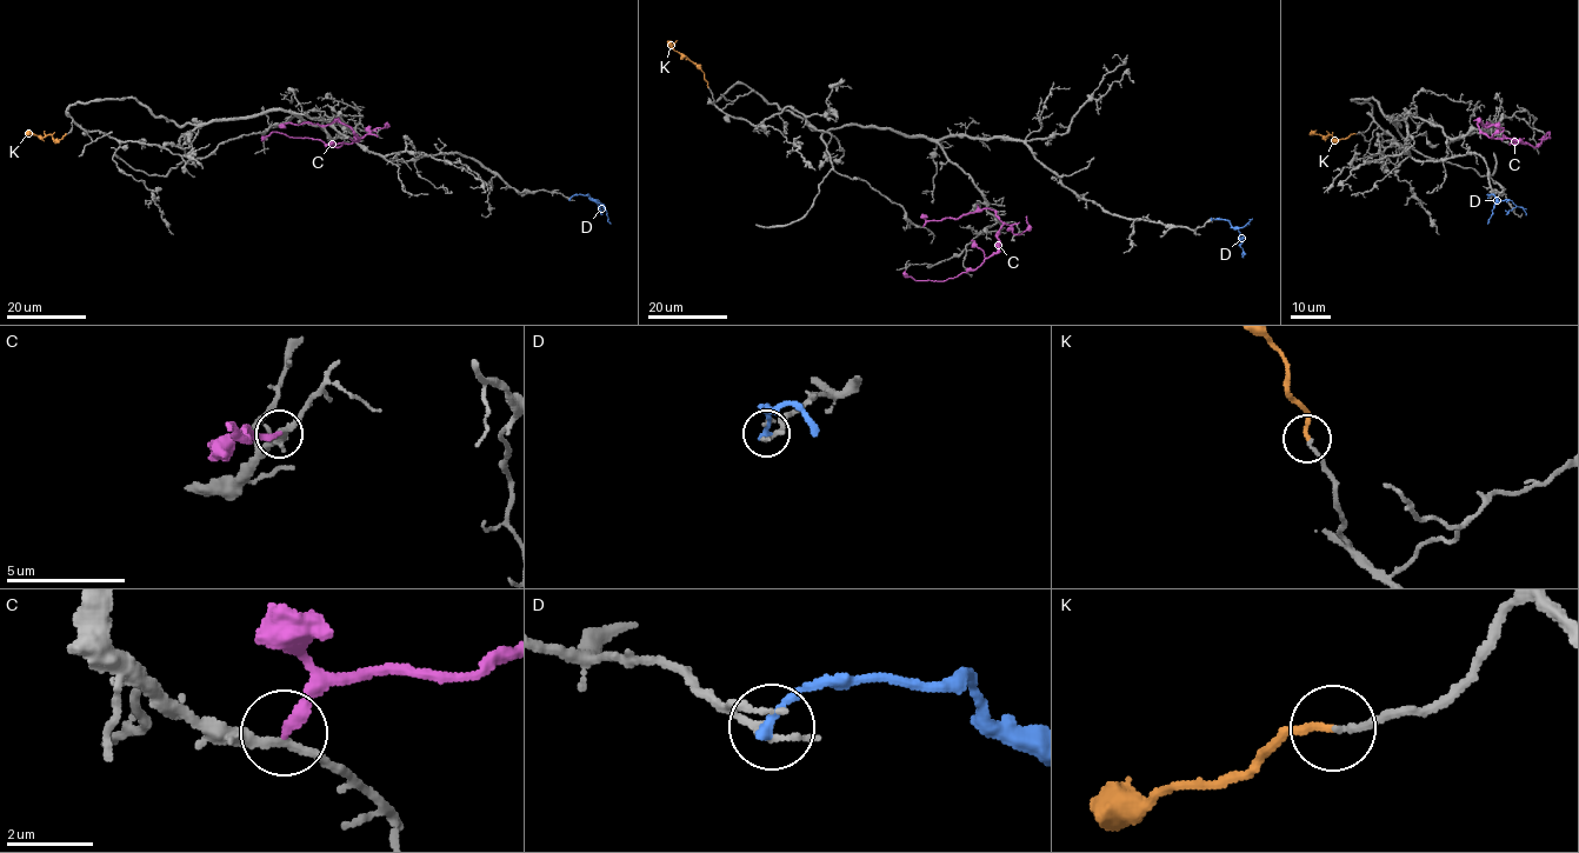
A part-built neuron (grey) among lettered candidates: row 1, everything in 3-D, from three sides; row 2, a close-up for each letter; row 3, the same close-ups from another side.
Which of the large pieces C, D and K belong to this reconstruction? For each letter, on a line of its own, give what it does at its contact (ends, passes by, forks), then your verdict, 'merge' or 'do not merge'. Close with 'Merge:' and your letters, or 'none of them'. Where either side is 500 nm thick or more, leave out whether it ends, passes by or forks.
C: it ends there; do not merge
D: it ends there; do not merge
K: it ends there; merge
Merge: K

